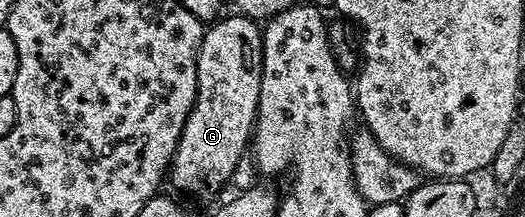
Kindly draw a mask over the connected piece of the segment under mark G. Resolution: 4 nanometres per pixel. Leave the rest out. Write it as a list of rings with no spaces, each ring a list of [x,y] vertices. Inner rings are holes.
[[[233,16],[215,20],[202,35],[196,99],[168,170],[168,185],[170,181],[182,193],[216,192],[237,171],[252,141],[262,78],[262,29],[255,18]]]

